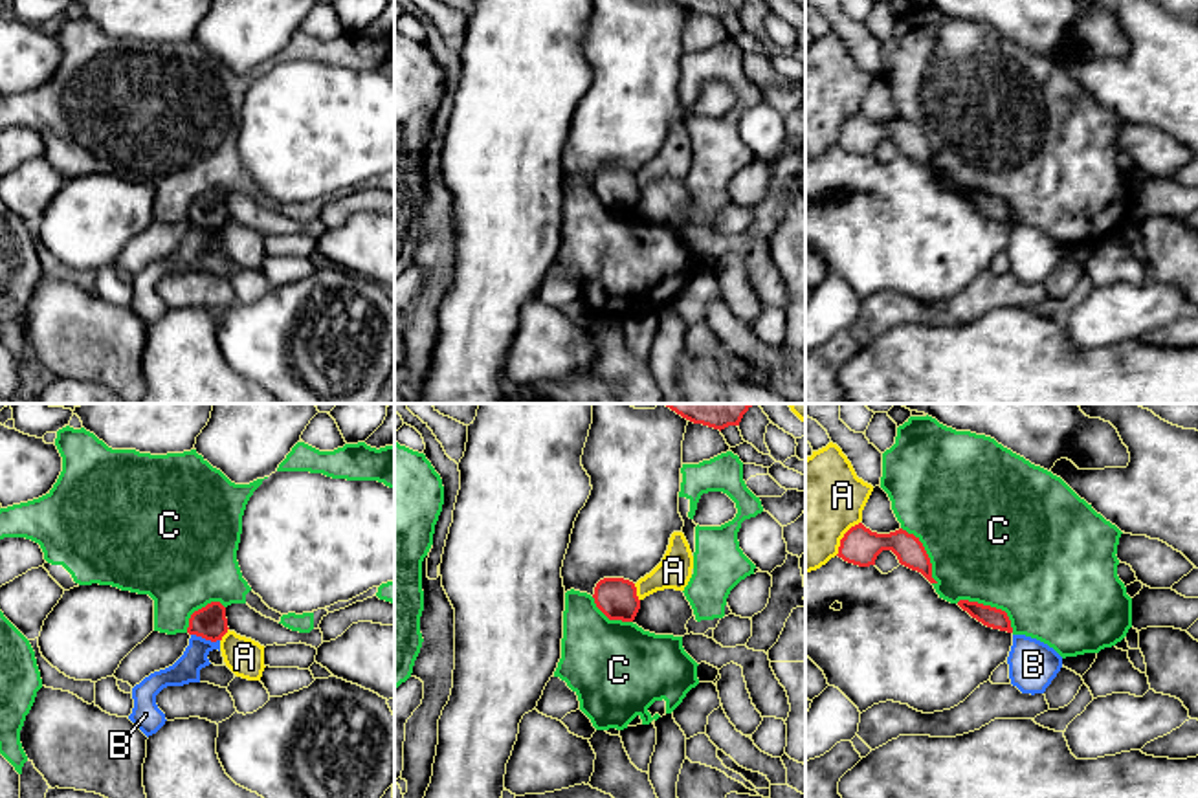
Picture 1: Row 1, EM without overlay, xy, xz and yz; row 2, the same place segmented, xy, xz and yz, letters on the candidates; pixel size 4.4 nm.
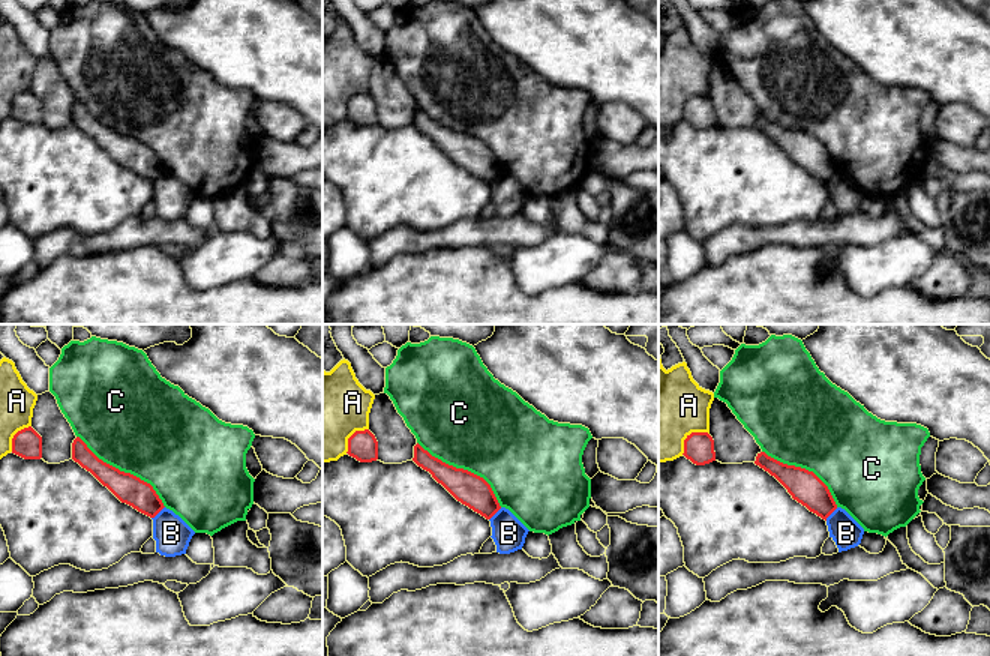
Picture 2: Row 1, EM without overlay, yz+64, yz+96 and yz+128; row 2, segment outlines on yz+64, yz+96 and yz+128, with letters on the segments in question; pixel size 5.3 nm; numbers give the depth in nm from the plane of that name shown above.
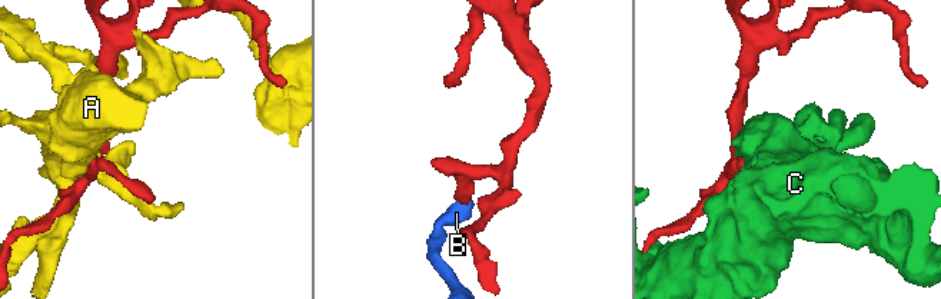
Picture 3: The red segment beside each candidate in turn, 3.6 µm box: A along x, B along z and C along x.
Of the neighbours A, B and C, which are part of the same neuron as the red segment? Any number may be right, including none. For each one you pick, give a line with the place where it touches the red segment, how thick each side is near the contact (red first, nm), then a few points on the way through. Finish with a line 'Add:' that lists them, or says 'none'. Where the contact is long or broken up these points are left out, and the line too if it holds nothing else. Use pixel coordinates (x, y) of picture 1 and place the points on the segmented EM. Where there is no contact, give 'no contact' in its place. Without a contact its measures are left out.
Add: none

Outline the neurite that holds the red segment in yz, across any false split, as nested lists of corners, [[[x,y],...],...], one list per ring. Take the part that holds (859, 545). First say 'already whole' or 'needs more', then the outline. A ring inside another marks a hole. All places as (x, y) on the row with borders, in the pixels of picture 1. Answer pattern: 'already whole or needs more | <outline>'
already whole | [[[859,523],[844,534],[837,556],[859,567],[870,567],[882,550],[892,550],[901,565],[921,572],[930,583],[937,583],[932,578],[932,563],[923,543],[903,528],[877,534]]]

